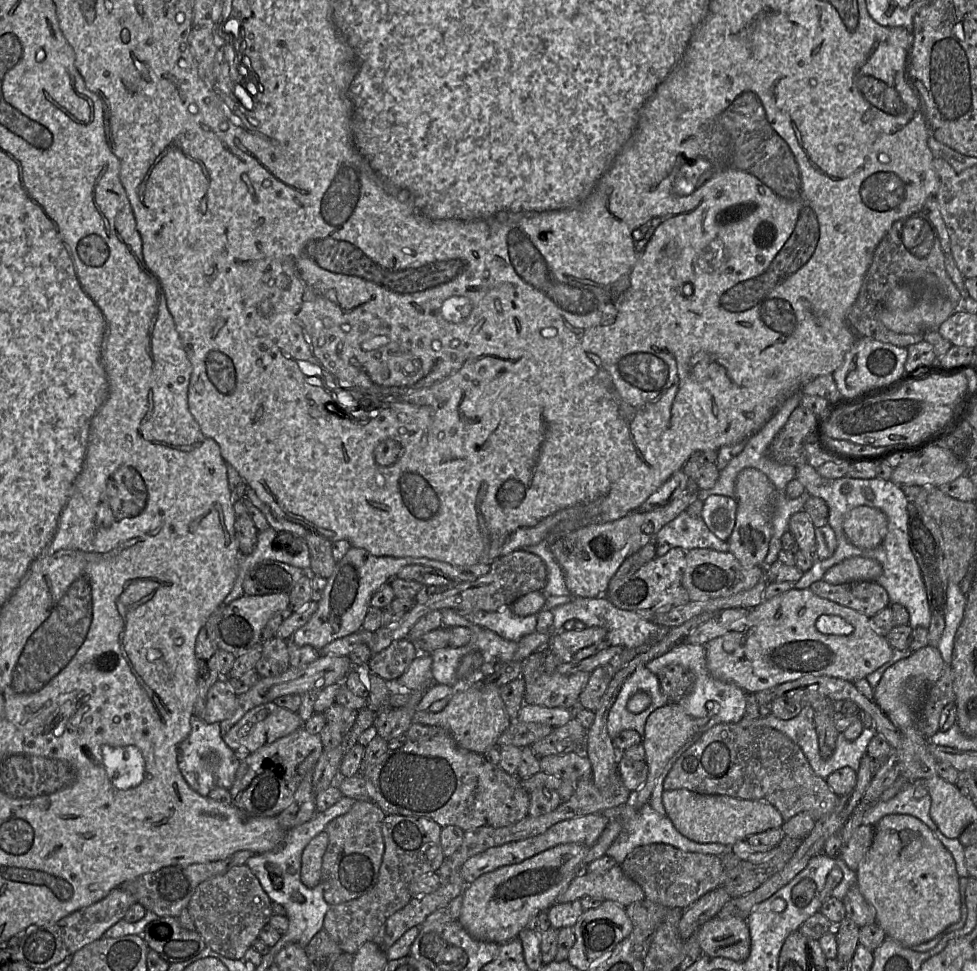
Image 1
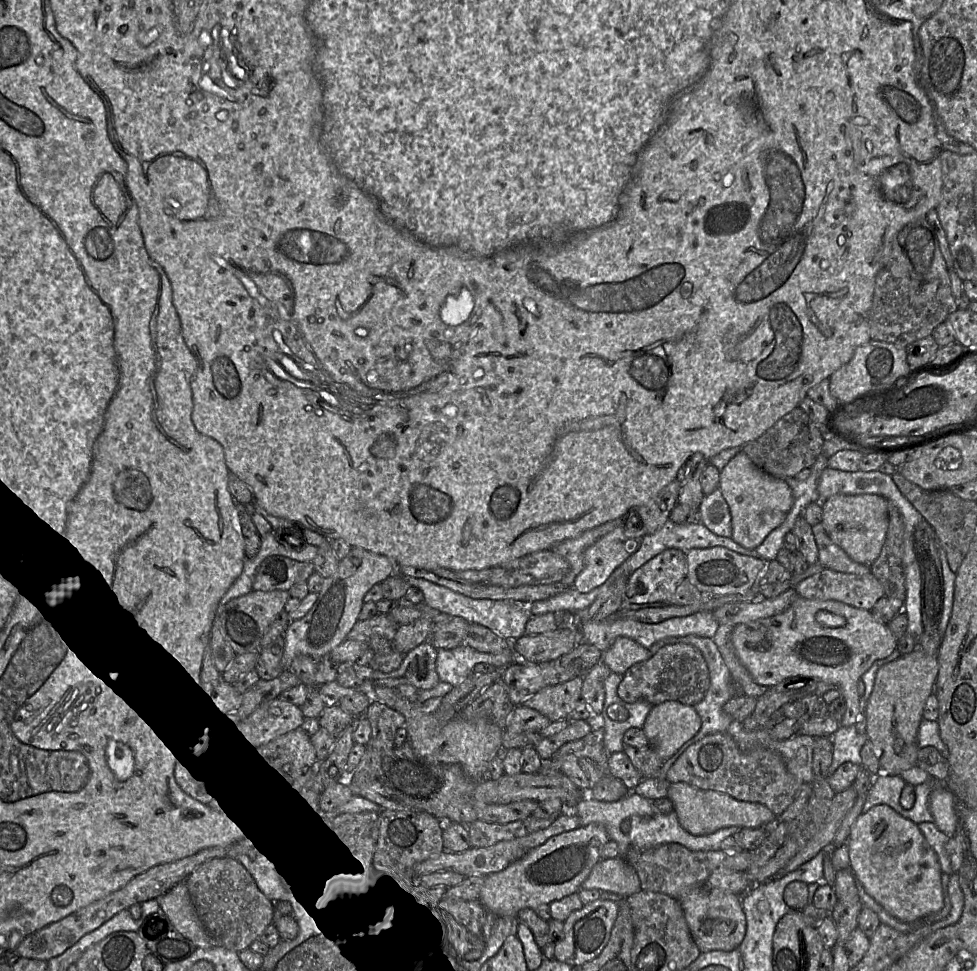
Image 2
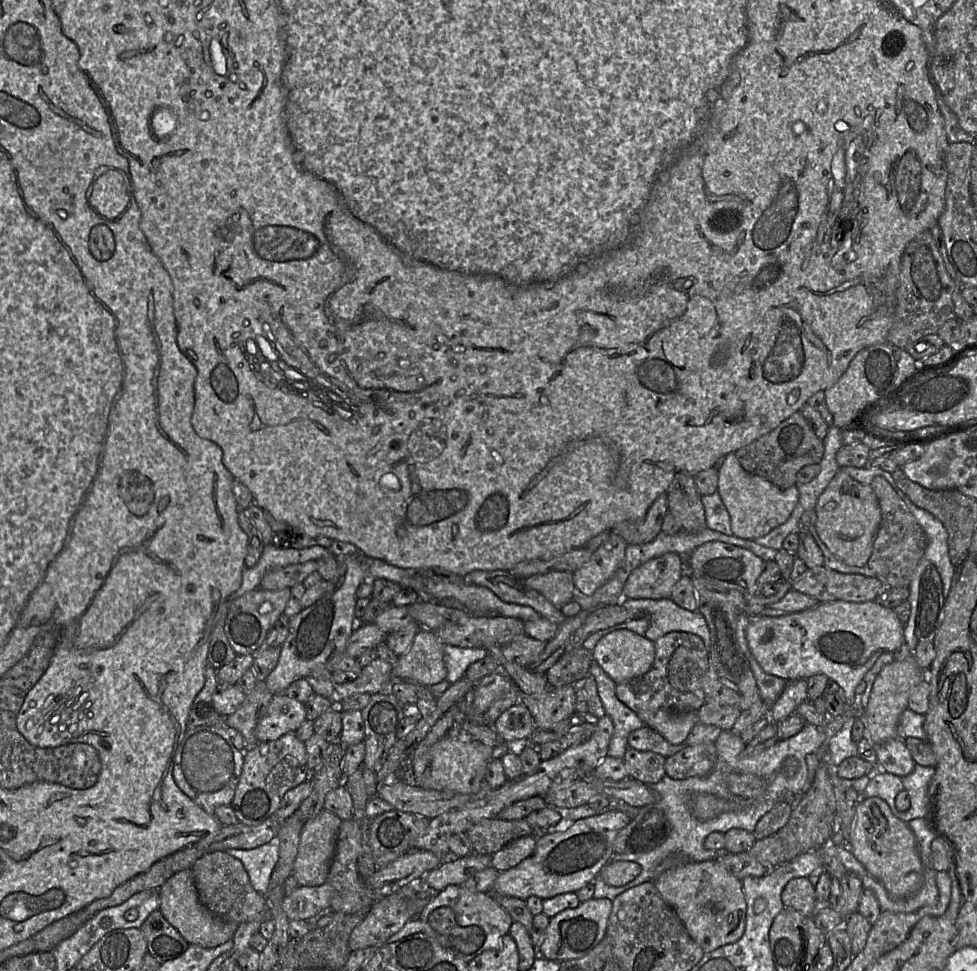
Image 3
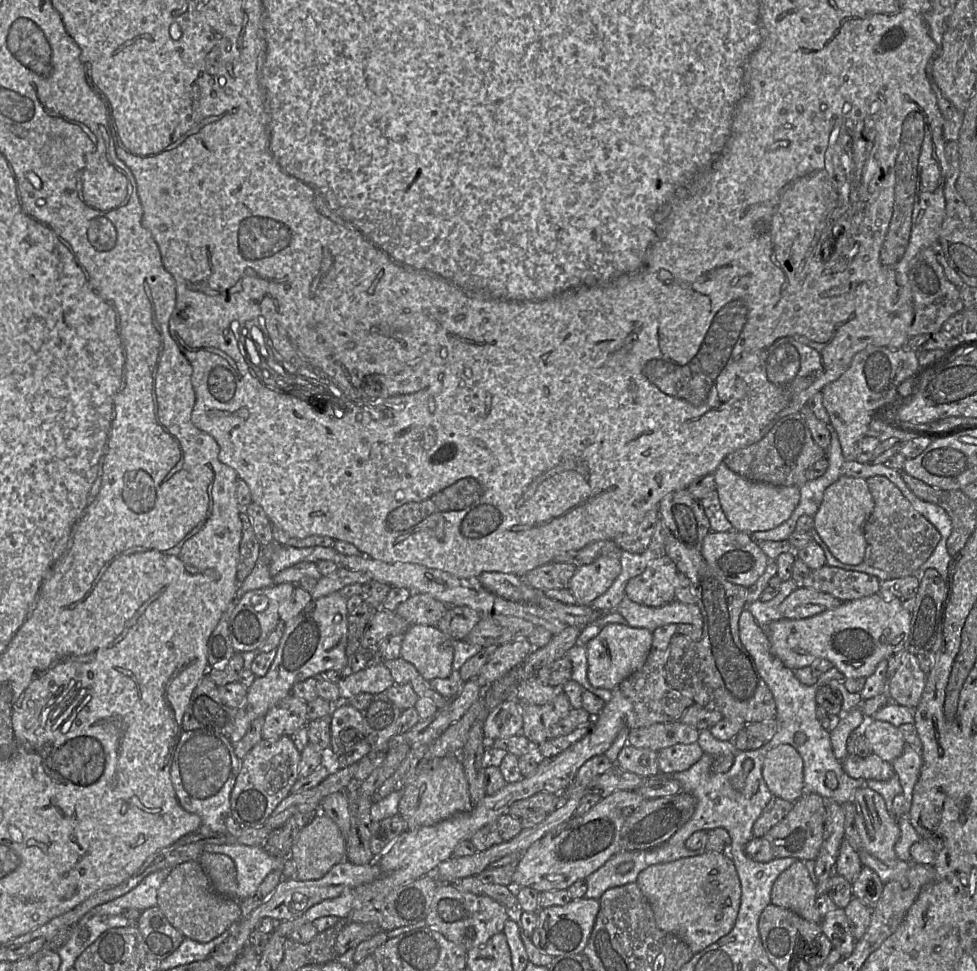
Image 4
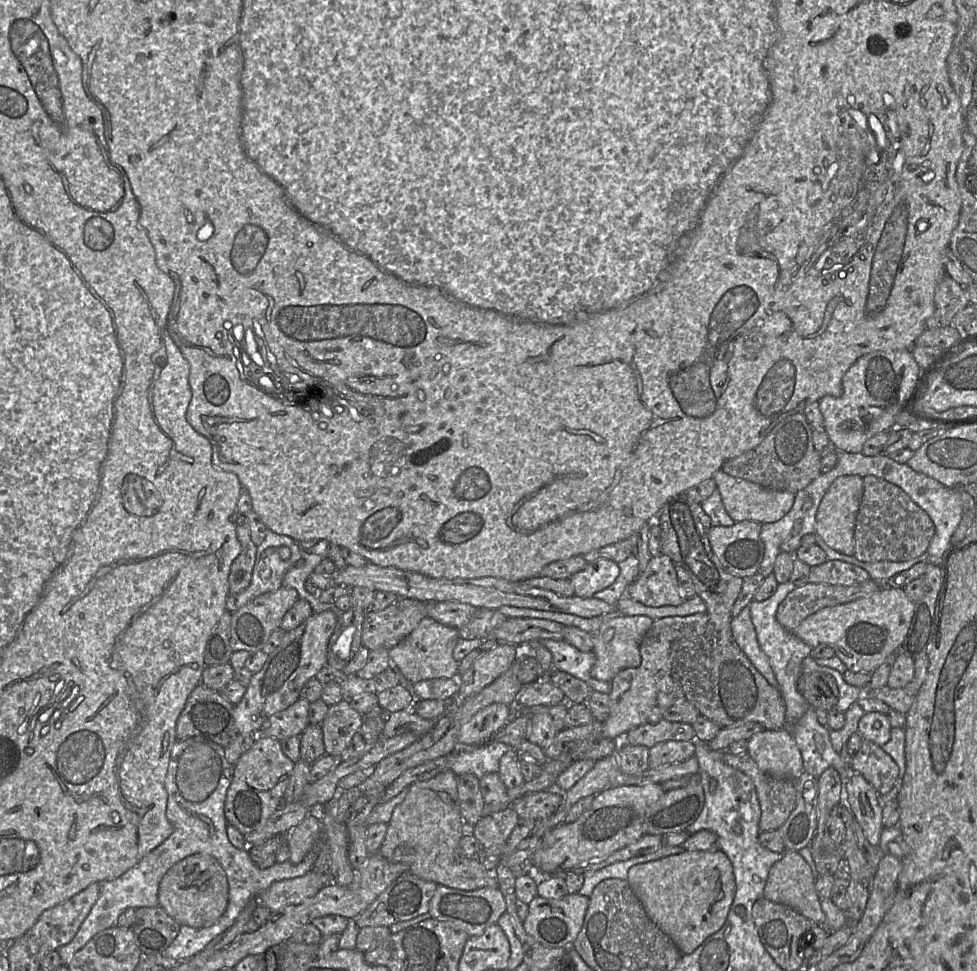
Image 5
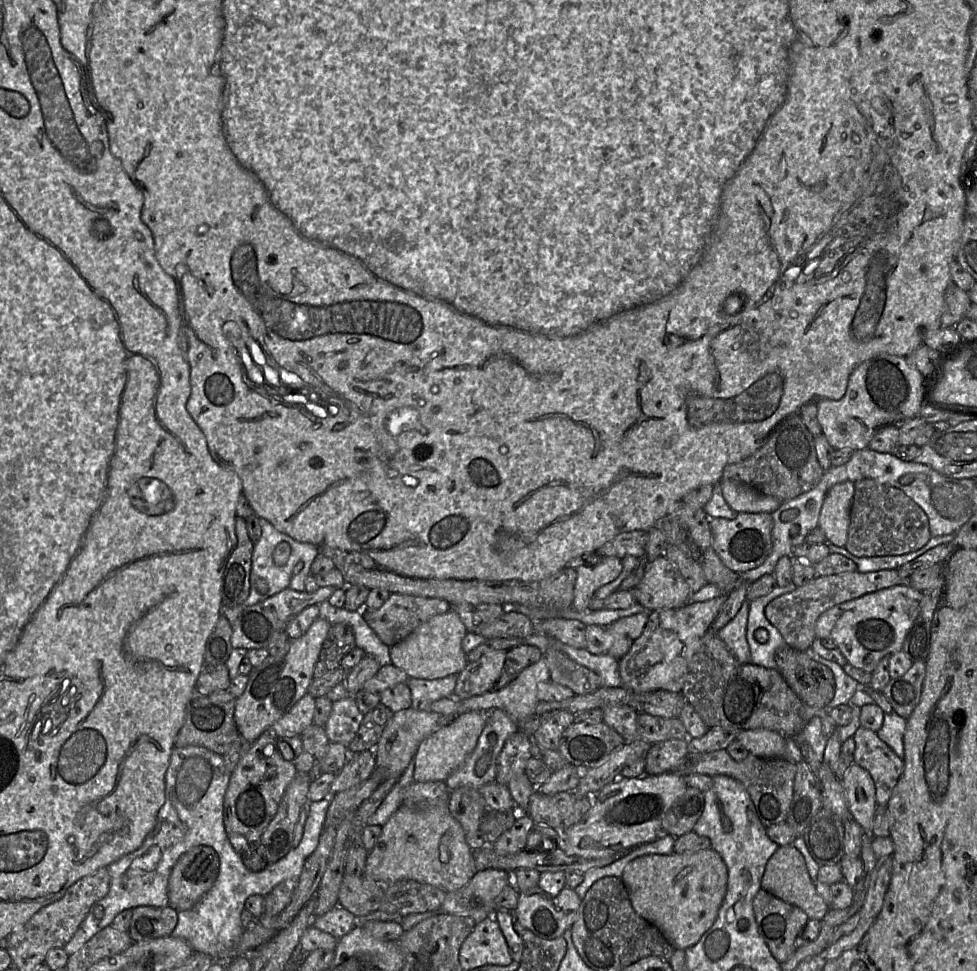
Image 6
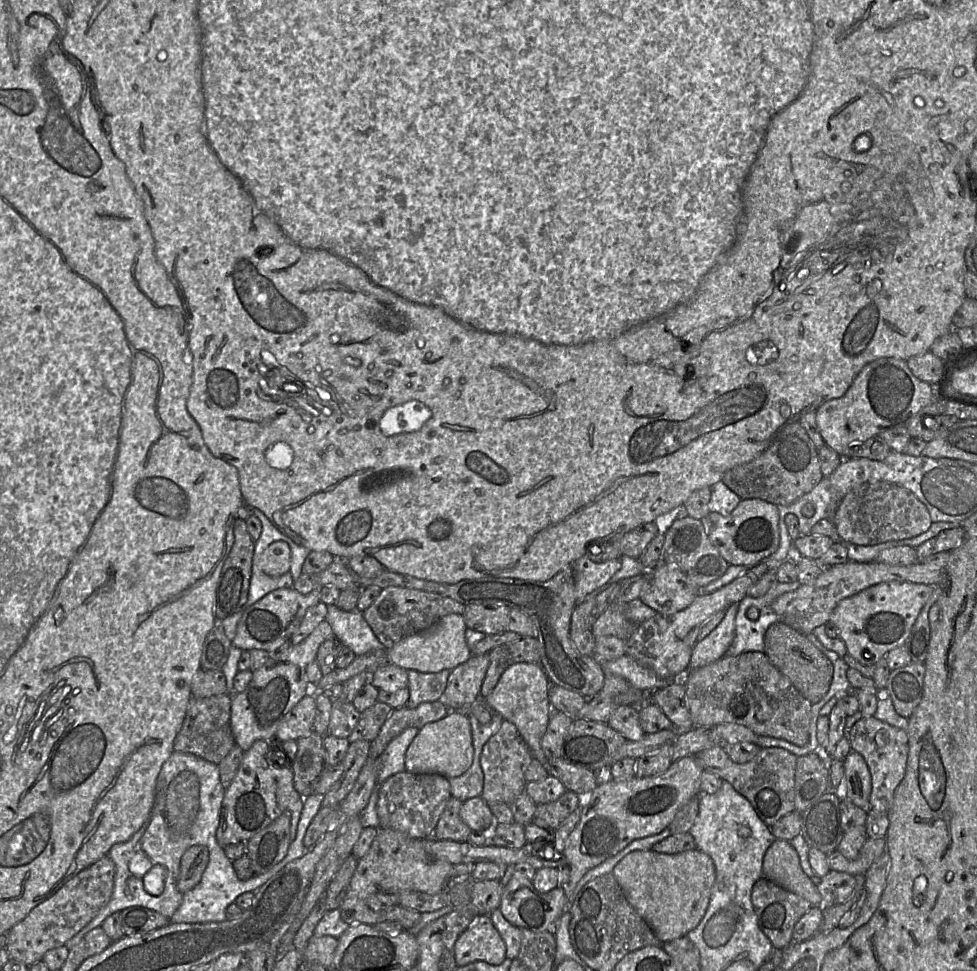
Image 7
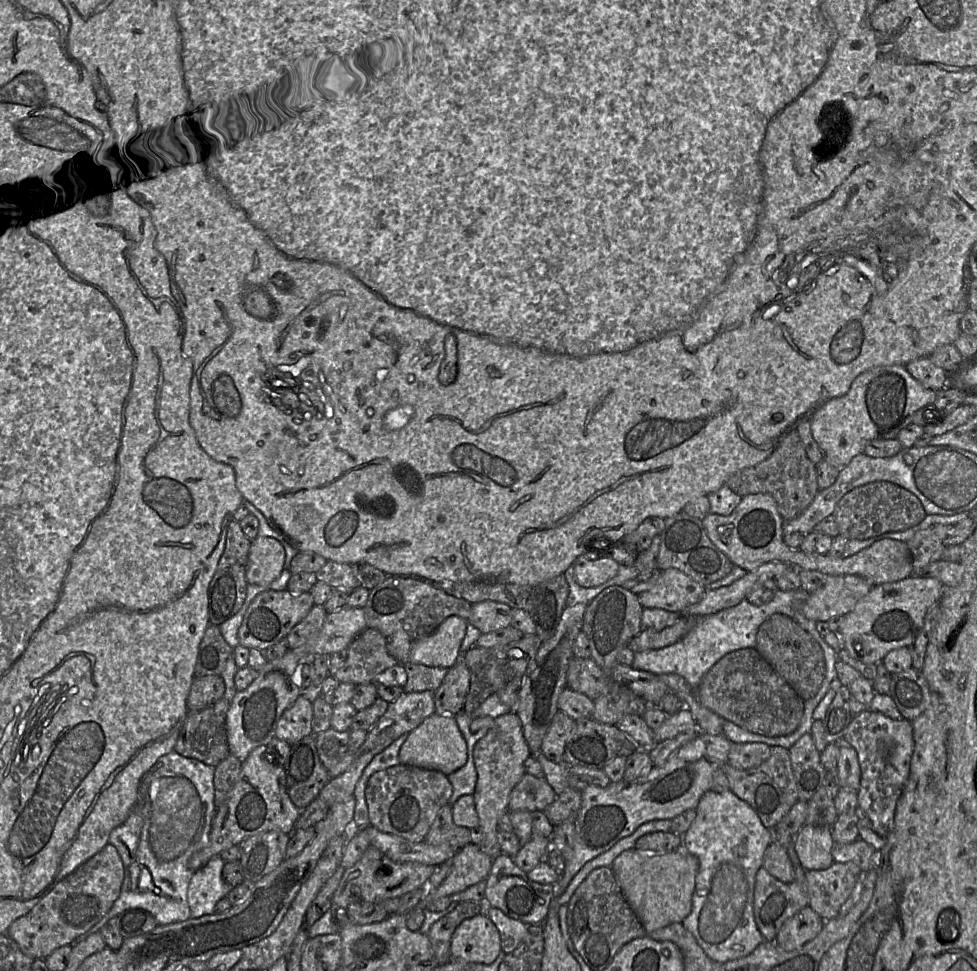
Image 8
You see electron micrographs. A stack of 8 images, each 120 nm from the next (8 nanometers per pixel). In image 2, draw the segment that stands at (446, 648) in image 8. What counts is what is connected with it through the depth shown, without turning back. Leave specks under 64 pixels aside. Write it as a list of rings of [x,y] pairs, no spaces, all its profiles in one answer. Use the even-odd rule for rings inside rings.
[[[423,642],[405,654],[399,668],[389,673],[371,669],[368,665],[353,665],[357,678],[369,691],[375,686],[396,688],[400,685],[412,685],[420,690],[436,687],[440,682],[436,671],[437,649]]]

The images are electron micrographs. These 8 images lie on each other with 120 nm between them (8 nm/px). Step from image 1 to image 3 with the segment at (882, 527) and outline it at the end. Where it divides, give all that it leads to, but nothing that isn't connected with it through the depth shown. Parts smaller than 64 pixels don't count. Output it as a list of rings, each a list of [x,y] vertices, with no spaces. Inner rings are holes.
[[[839,468],[819,496],[815,512],[816,531],[829,551],[849,566],[867,565],[881,522],[881,507],[871,486],[856,481]]]

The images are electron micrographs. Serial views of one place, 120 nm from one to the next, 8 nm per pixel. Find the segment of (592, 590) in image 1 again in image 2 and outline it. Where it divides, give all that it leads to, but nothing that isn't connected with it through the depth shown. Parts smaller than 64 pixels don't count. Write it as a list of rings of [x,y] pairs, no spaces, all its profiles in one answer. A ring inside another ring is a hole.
[[[617,527],[599,538],[584,552],[584,568],[575,577],[572,587],[588,593],[607,581],[612,572],[640,546],[643,537],[634,536]]]

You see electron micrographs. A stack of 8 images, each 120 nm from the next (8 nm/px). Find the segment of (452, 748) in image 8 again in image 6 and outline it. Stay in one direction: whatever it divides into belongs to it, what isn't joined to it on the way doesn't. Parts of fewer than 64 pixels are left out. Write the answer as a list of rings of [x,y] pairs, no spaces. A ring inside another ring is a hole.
[[[470,711],[458,714],[451,723],[442,726],[425,738],[414,756],[413,779],[415,782],[445,781],[463,765],[473,752],[488,718],[488,711]]]

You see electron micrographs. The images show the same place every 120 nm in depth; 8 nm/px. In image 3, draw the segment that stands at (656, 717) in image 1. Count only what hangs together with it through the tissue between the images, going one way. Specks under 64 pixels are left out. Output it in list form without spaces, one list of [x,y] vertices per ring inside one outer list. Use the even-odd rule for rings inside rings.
[[[660,709],[651,716],[645,726],[658,732],[669,743],[677,745],[686,740],[696,721],[696,712]]]

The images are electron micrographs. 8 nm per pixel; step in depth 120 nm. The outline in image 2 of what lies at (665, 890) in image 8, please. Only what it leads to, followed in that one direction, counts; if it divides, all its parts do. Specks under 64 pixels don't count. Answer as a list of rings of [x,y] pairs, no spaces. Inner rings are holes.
[[[704,885],[694,888],[677,900],[683,910],[690,934],[702,953],[715,950],[733,951],[740,946],[747,928],[741,897]]]

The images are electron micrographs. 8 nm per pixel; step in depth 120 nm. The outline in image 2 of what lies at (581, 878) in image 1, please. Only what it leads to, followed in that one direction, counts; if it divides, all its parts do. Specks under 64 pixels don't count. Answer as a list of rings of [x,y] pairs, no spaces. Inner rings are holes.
[[[621,858],[600,860],[582,883],[581,889],[596,889],[623,897],[642,890],[636,871]]]

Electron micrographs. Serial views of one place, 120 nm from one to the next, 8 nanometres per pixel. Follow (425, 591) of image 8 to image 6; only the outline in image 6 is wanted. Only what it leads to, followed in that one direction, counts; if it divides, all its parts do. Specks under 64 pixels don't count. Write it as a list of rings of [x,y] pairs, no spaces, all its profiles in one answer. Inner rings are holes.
[[[391,593],[383,605],[375,610],[363,609],[363,617],[379,639],[391,647],[407,638],[419,625],[434,615],[443,614],[452,608],[444,599],[420,597],[399,593]]]

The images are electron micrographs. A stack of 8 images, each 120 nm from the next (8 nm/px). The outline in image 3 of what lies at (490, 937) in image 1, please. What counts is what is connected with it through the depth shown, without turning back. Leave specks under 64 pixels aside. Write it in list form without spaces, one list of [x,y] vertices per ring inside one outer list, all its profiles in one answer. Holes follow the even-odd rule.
[[[607,809],[598,815],[566,824],[566,829],[553,833],[534,834],[534,852],[515,867],[500,872],[493,892],[526,900],[537,896],[542,900],[574,892],[592,883],[613,855],[612,844],[619,830],[630,822],[624,812]]]

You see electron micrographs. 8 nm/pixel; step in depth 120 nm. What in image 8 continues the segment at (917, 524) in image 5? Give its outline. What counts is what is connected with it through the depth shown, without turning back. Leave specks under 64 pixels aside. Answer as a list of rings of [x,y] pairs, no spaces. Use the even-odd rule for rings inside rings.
[[[874,481],[847,492],[836,504],[835,516],[839,534],[848,539],[867,539],[886,532],[906,530],[919,524],[927,515],[919,498],[909,490],[889,481]]]

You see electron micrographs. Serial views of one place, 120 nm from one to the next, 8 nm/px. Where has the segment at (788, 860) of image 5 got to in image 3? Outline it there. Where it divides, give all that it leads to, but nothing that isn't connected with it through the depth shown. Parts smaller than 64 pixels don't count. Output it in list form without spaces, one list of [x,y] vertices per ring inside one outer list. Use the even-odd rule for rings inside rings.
[[[806,877],[791,879],[781,893],[784,908],[791,908],[806,917],[813,918],[815,900],[814,886]]]

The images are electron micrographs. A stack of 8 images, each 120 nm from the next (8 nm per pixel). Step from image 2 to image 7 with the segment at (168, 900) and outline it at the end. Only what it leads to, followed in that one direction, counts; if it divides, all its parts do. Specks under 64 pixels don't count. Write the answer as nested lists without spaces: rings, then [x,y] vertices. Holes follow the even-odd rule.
[[[192,846],[186,850],[180,861],[177,888],[181,893],[199,884],[209,863],[209,850],[205,846]]]

